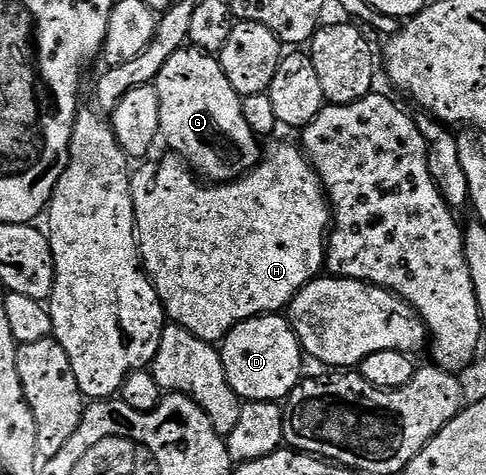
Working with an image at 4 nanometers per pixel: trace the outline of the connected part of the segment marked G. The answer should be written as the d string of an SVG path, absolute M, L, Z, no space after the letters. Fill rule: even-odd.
M197 48L177 50L168 64L160 68L160 76L156 83L160 96L160 134L171 146L173 153L181 158L195 175L214 184L234 182L244 178L263 157L263 147L258 147L259 135L252 132L248 120L244 118L242 107L243 95L232 88L228 76L224 72L221 61L213 53Z

